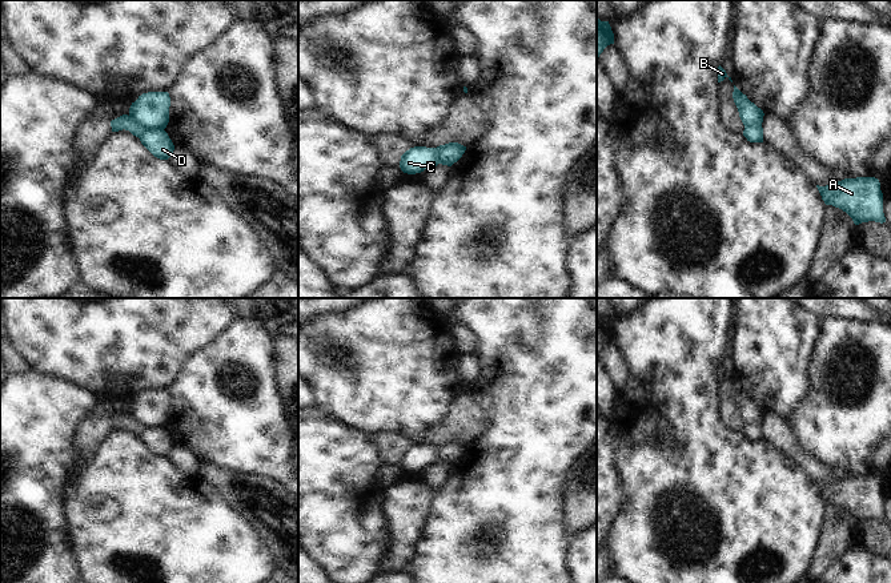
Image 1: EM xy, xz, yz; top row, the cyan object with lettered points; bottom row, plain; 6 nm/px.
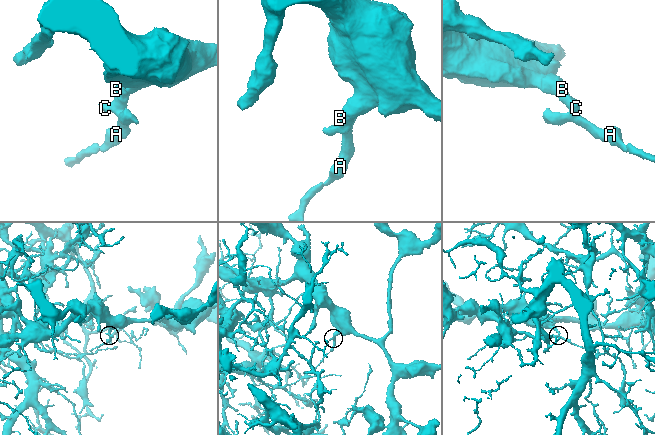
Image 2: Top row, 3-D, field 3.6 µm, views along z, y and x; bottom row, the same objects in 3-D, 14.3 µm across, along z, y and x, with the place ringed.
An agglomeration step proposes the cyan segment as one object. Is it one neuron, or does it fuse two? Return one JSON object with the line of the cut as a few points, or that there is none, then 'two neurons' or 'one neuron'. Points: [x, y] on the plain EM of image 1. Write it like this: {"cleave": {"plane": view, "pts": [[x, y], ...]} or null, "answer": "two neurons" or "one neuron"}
{"cleave": {"plane": "xy", "pts": [[129, 413], [144, 426], [163, 427]]}, "answer": "two neurons"}

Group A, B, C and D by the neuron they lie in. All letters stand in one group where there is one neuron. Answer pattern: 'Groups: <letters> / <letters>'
Groups: A C D / B

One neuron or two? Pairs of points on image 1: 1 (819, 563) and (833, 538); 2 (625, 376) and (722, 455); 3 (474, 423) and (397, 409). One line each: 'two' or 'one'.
1: one
2: two
3: two

